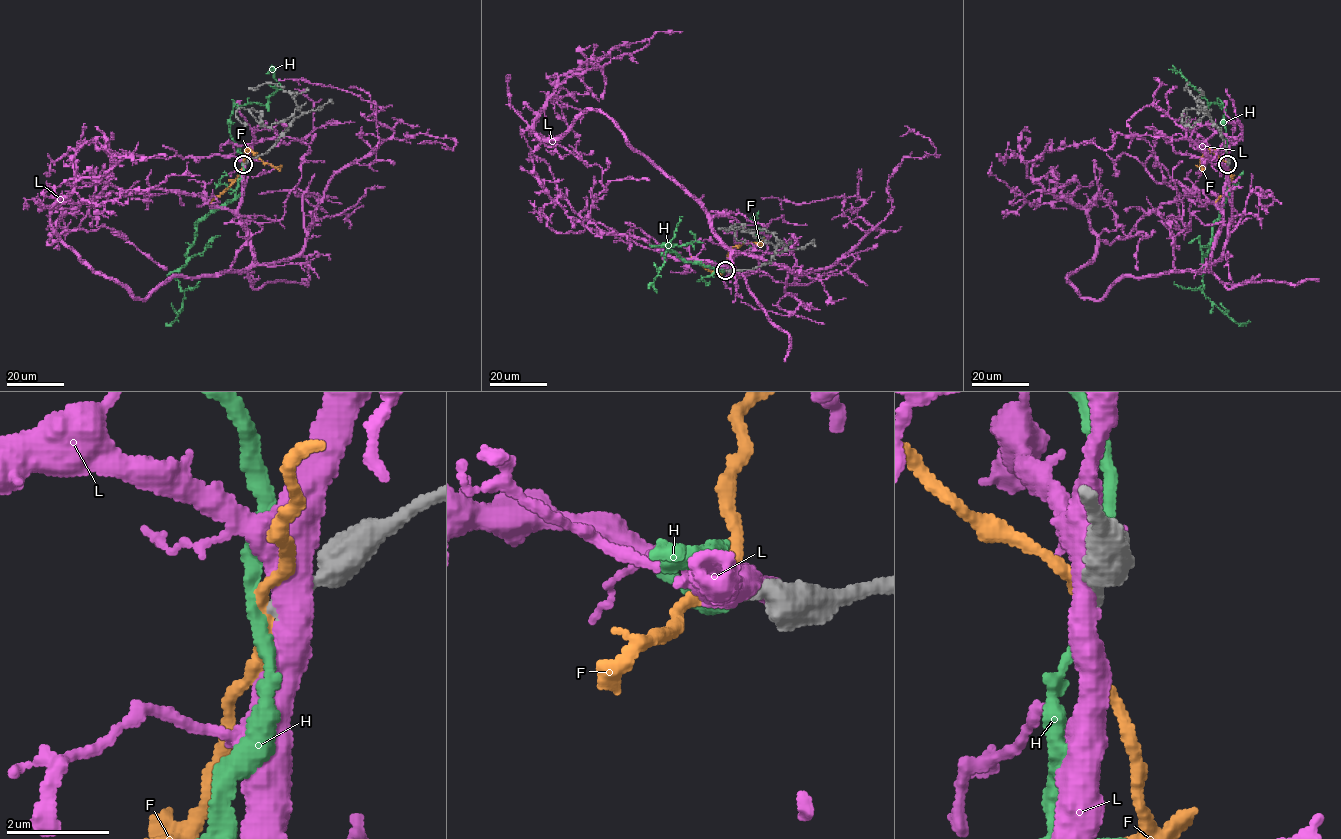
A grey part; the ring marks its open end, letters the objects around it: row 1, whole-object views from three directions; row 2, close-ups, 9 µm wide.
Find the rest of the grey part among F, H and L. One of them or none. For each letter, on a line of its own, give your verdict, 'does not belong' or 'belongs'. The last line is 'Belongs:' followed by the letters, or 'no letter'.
F: does not belong
H: does not belong
L: does not belong
Belongs: no letter

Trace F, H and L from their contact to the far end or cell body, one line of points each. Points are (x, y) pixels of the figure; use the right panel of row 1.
F: (1227, 165), (1206, 147), (1199, 162), (1201, 167), (1196, 165)
H: (1227, 165), (1226, 196), (1219, 217), (1213, 223), (1212, 237), (1201, 263), (1202, 292), (1237, 323), (1249, 321)
L: (1228, 163), (1221, 211), (1214, 193), (1196, 188), (1111, 244), (1070, 202), (1044, 193), (1030, 204), (989, 175)

